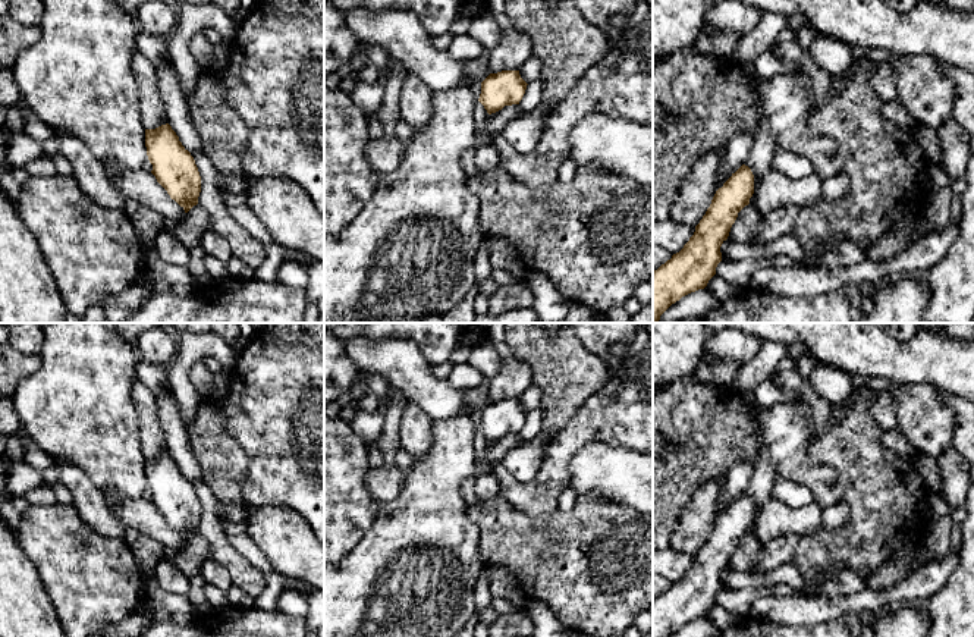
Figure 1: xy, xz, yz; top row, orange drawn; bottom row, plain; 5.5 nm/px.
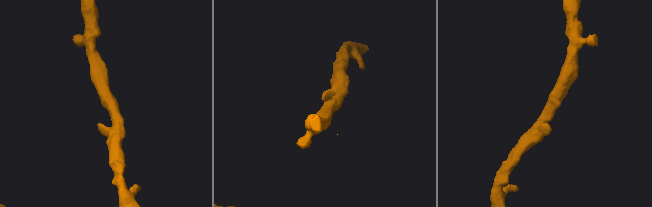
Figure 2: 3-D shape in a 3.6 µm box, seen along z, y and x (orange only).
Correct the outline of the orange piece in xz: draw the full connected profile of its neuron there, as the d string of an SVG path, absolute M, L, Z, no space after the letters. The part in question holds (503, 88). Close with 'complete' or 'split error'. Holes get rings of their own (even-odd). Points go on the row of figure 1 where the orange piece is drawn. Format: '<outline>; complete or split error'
M519 70L490 73L481 82L478 101L484 106L487 113L491 114L502 110L505 106L519 104L527 85L528 84L521 78Z; complete

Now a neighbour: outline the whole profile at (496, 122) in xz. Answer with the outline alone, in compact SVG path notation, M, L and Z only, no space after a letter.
M518 104L505 106L502 110L488 114L483 138L490 139L496 135L502 135L505 126L522 114Z

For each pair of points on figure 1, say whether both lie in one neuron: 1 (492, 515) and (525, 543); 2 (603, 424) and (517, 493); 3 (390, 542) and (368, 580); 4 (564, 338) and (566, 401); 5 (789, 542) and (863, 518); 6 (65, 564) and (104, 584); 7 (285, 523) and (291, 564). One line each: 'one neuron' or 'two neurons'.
1: one neuron
2: one neuron
3: one neuron
4: one neuron
5: two neurons
6: one neuron
7: one neuron

